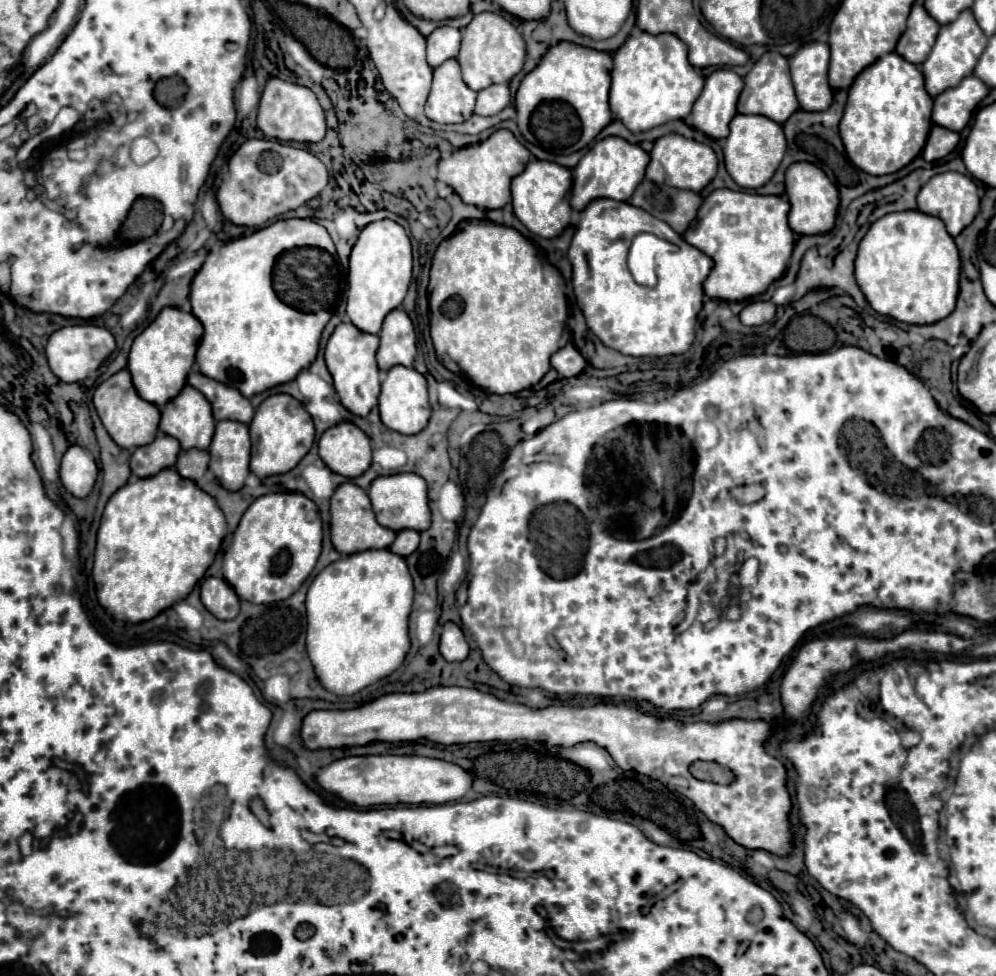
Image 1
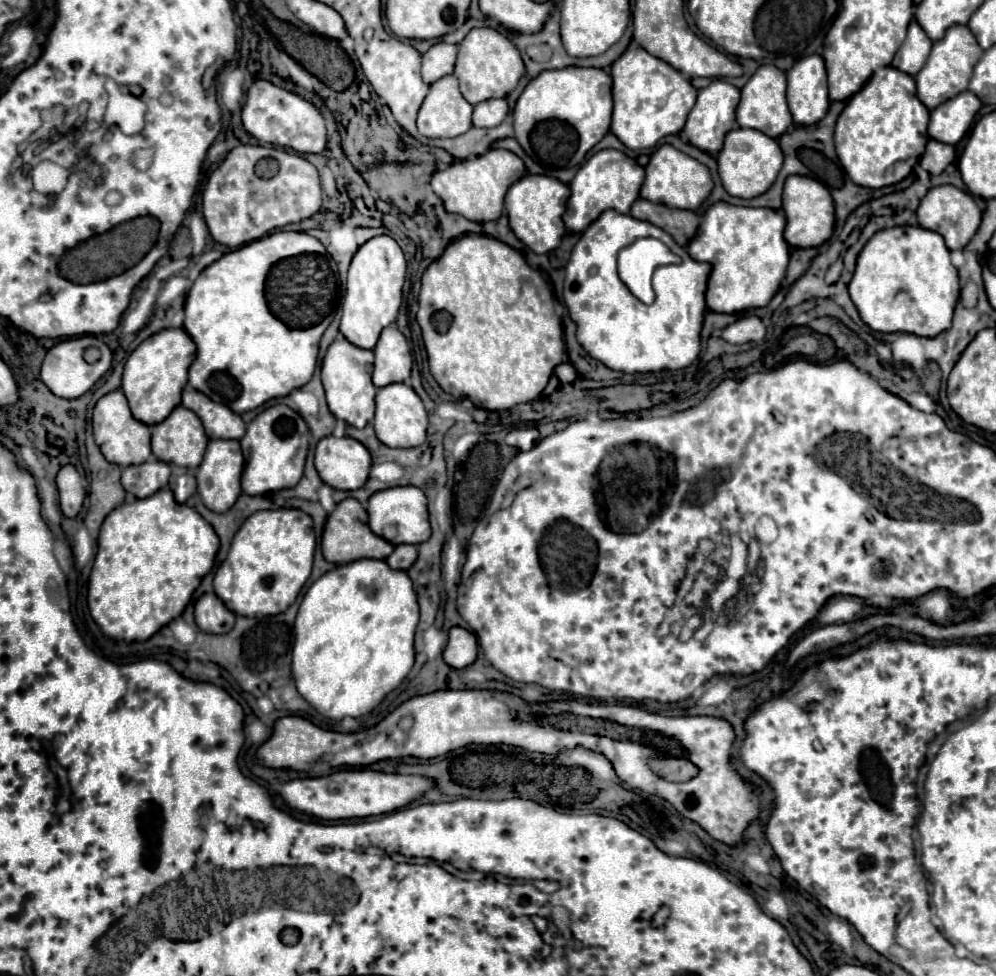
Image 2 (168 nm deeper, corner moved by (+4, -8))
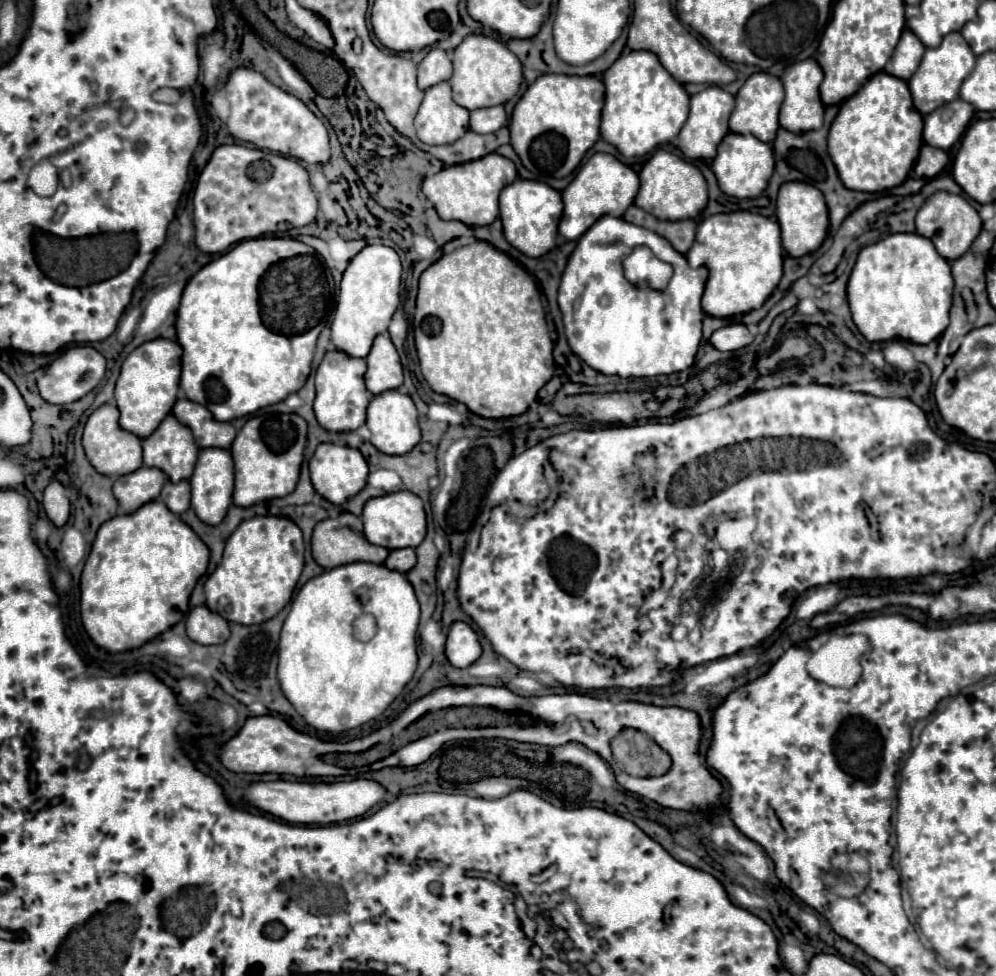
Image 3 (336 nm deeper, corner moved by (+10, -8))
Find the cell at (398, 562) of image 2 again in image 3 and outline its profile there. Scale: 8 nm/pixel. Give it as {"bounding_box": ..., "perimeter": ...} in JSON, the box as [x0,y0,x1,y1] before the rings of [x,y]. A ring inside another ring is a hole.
{"bounding_box":[383,547,415,573],"perimeter":[[[407,547],[407,549],[391,551],[383,565],[385,565],[385,567],[389,567],[389,569],[393,569],[393,571],[407,573],[407,571],[415,565],[415,551],[413,551],[413,549],[409,549],[409,547]]]}

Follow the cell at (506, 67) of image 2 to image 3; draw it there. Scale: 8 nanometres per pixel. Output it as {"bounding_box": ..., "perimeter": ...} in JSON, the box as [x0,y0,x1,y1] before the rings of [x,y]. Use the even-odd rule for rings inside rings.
{"bounding_box":[449,35,523,111],"perimeter":[[[467,35],[453,51],[453,75],[449,79],[449,85],[453,89],[453,99],[469,111],[503,105],[519,91],[521,81],[523,73],[519,59],[507,49],[507,45],[491,37]]]}

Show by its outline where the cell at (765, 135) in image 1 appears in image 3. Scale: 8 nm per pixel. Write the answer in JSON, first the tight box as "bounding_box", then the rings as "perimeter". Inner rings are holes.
{"bounding_box":[711,133,775,199],"perimeter":[[[737,133],[725,135],[719,147],[719,153],[711,165],[721,191],[737,199],[751,199],[761,195],[773,175],[773,167],[775,167],[773,149],[769,143],[761,143],[753,135],[737,135]]]}

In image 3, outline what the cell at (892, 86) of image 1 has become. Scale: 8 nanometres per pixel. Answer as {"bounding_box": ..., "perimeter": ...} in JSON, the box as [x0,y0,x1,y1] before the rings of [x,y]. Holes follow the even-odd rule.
{"bounding_box":[829,71,923,191],"perimeter":[[[881,71],[841,105],[829,129],[829,155],[847,189],[885,191],[905,181],[923,145],[921,131],[923,115],[913,107],[907,81]]]}

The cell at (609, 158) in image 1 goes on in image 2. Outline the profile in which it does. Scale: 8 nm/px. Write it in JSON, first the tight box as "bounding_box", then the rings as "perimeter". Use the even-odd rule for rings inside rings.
{"bounding_box":[563,149,645,233],"perimeter":[[[603,149],[603,151],[595,153],[581,165],[575,179],[569,183],[571,197],[567,201],[567,211],[563,215],[567,229],[573,233],[583,233],[605,209],[629,213],[631,205],[639,197],[643,179],[645,179],[643,167],[635,159],[627,157],[625,153],[621,153],[617,149]]]}

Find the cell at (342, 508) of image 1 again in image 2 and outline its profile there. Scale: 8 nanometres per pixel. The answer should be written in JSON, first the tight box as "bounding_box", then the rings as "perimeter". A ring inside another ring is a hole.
{"bounding_box":[321,499,395,565],"perimeter":[[[343,499],[333,513],[329,513],[327,517],[327,525],[323,529],[323,537],[321,537],[321,551],[323,557],[331,563],[343,565],[343,563],[351,563],[357,559],[387,559],[391,555],[395,547],[391,543],[387,543],[385,539],[379,539],[367,525],[367,511],[361,507],[361,503],[357,499]]]}

